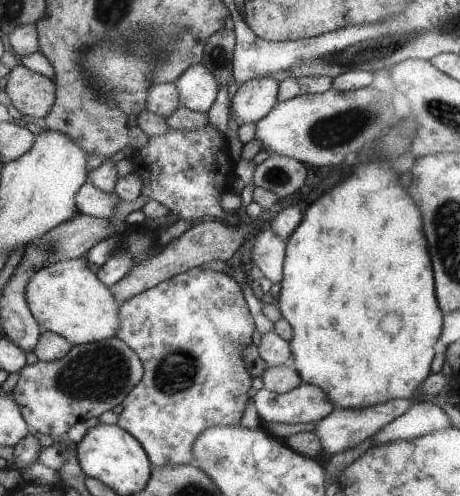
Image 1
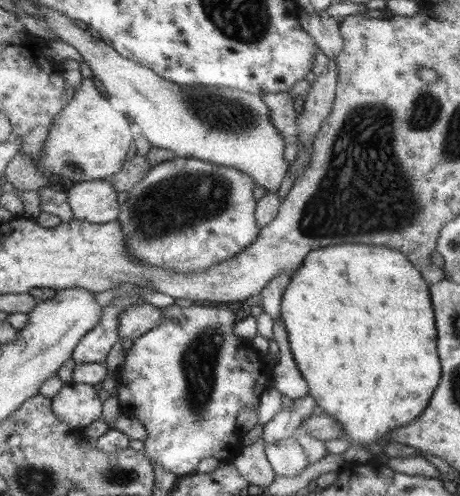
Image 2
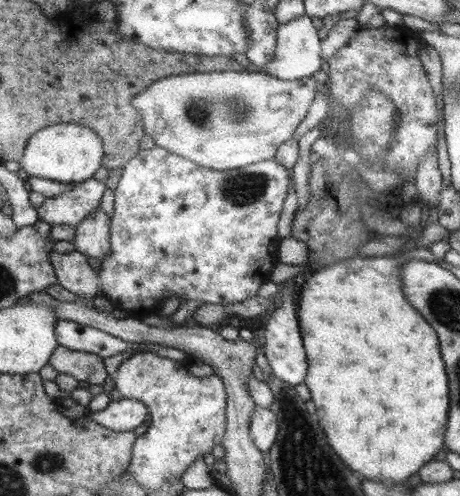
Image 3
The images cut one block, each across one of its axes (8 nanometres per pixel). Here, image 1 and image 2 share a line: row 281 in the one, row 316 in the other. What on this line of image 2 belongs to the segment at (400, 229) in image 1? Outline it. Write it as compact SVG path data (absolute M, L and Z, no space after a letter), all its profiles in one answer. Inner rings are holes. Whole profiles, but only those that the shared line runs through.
M341 244L341 246L327 246L321 250L313 250L305 256L299 270L293 274L289 286L285 288L285 294L281 298L281 324L287 332L289 350L291 356L303 376L303 380L309 386L309 396L315 400L315 404L323 410L325 416L331 416L343 430L343 438L349 438L349 448L341 454L345 462L369 462L373 460L369 446L377 444L381 438L389 436L393 428L409 426L413 420L419 418L419 414L427 408L433 388L441 380L441 360L437 354L437 338L435 338L435 322L433 322L433 308L431 308L431 296L429 296L429 284L423 280L421 272L399 252L387 250L383 246L357 246L357 244Z

